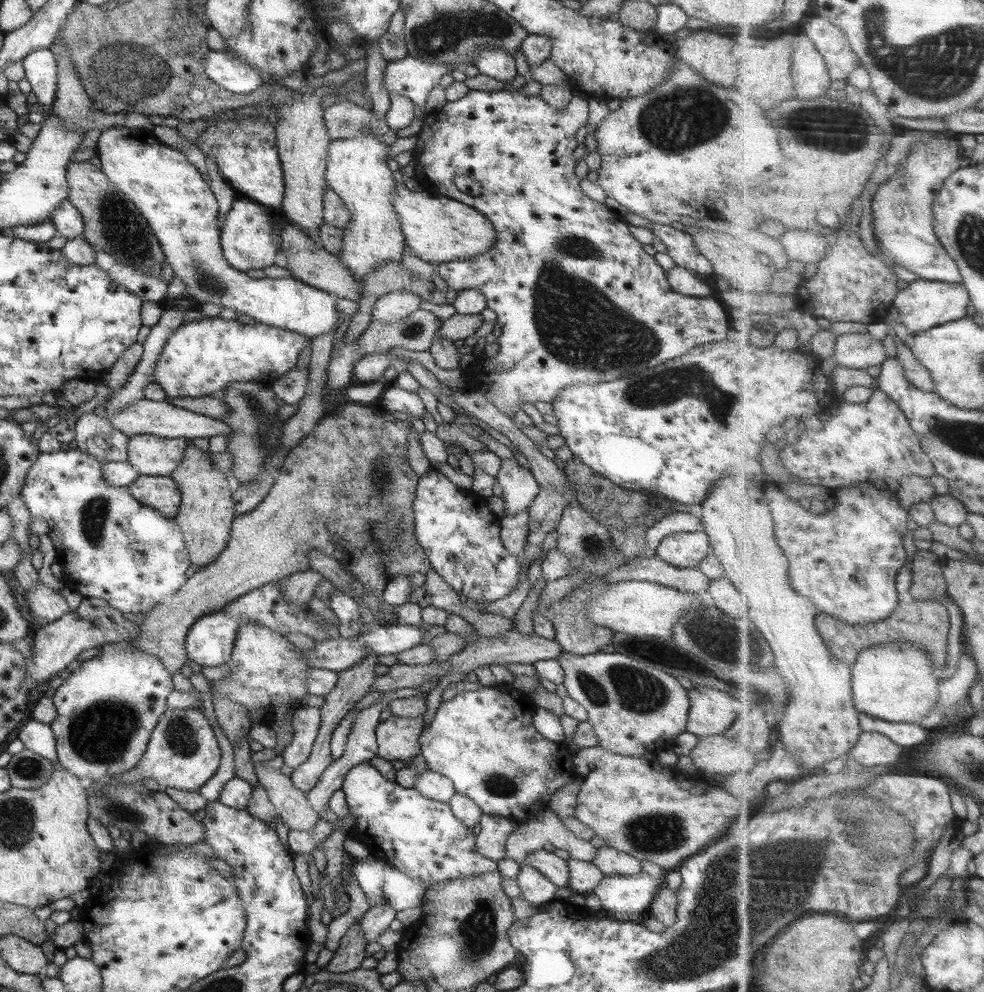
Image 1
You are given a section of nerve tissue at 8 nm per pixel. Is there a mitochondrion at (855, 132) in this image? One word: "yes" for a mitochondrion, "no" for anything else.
yes

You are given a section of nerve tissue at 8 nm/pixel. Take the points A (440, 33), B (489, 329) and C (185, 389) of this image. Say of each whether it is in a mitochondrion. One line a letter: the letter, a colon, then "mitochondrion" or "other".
A: mitochondrion
B: other
C: other

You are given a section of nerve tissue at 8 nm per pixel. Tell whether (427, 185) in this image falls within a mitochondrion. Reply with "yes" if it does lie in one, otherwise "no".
no

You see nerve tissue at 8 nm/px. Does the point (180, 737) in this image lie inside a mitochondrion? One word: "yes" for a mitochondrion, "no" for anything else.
yes

